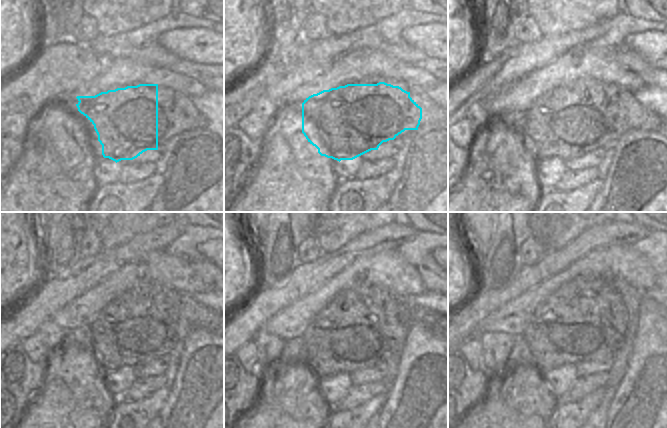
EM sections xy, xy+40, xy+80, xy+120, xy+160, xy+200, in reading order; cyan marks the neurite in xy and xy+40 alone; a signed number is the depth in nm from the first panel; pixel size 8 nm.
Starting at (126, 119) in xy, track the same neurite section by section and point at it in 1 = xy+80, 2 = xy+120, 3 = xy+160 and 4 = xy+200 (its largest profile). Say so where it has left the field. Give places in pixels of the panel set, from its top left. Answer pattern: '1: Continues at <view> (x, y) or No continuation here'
1: Continues at xy+80 (570, 121)
2: Continues at xy+120 (145, 322)
3: Continues at xy+160 (364, 322)
4: Continues at xy+200 (584, 320).

